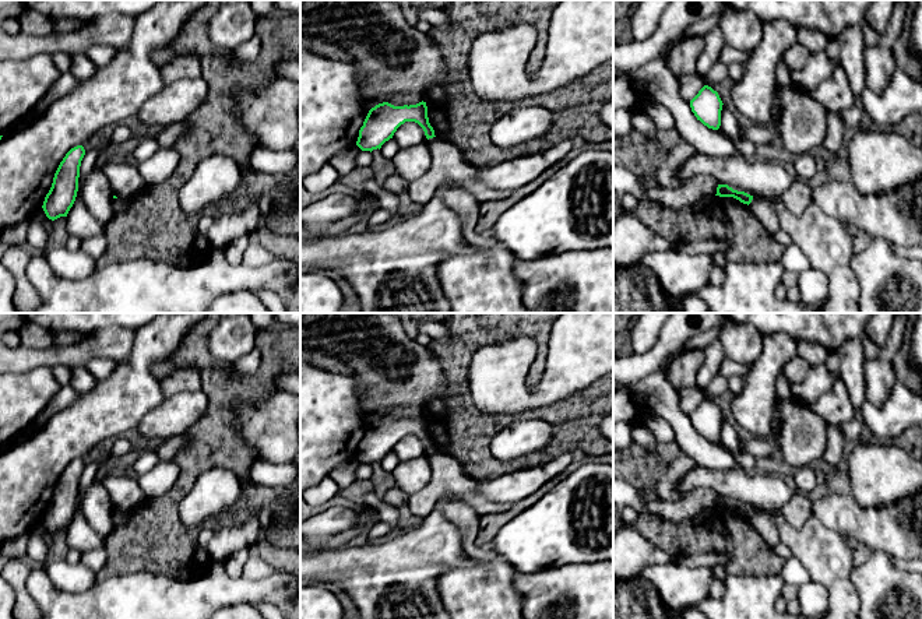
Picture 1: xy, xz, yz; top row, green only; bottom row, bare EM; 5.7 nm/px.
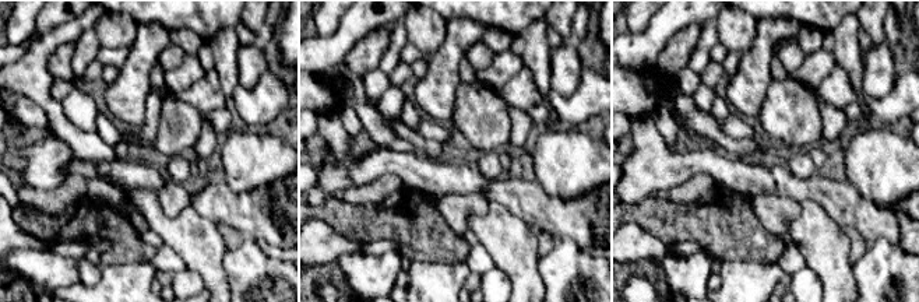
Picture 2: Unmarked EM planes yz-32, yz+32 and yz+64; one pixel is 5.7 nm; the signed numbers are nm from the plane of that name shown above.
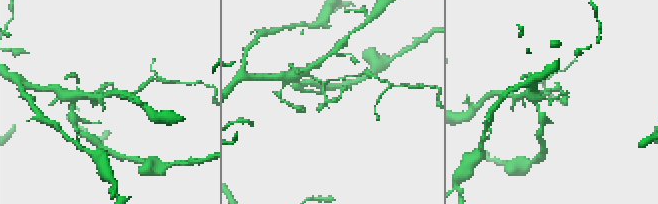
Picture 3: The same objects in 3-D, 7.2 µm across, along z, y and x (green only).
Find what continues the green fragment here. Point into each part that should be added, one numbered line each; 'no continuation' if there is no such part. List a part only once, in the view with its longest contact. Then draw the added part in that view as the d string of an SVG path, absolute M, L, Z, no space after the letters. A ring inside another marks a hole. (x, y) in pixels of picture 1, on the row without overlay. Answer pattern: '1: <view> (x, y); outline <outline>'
no continuation

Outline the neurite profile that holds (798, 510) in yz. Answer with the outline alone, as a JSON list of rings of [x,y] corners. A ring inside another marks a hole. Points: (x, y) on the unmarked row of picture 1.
[[[798,492],[789,503],[777,509],[774,514],[766,509],[753,510],[749,520],[770,548],[780,544],[777,516],[781,516],[792,528],[802,528],[806,520],[813,516],[809,496]]]

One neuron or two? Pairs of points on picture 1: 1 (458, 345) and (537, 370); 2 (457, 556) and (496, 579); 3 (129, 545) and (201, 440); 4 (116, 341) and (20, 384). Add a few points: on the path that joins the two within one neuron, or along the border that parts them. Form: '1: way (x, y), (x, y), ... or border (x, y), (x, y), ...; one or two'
1: way (486, 327), (528, 327), (542, 343); one
2: border (475, 562), (447, 567), (440, 574); two
3: way (155, 519), (185, 484), (190, 467); one
4: border (50, 366), (35, 366), (18, 373); two

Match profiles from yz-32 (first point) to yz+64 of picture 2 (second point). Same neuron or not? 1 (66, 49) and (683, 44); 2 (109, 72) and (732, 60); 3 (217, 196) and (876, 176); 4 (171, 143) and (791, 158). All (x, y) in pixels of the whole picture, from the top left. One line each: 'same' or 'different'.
1: same
2: same
3: different
4: different

